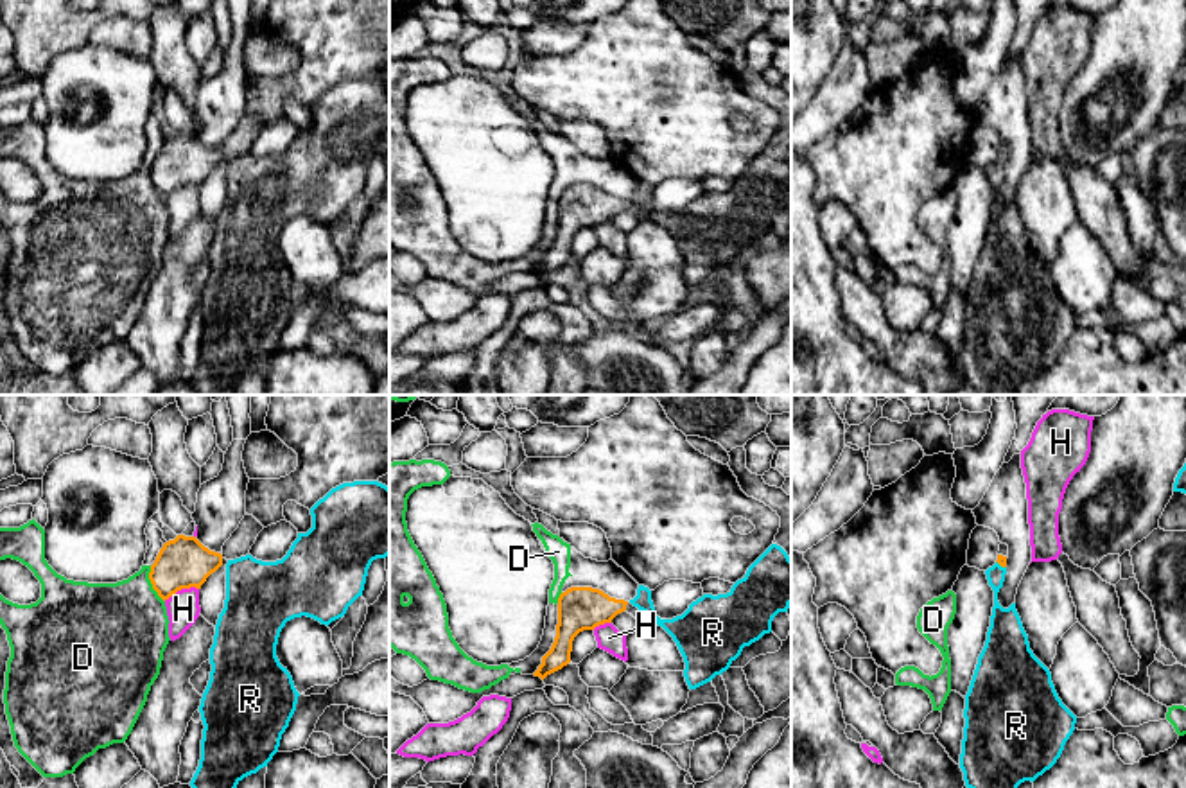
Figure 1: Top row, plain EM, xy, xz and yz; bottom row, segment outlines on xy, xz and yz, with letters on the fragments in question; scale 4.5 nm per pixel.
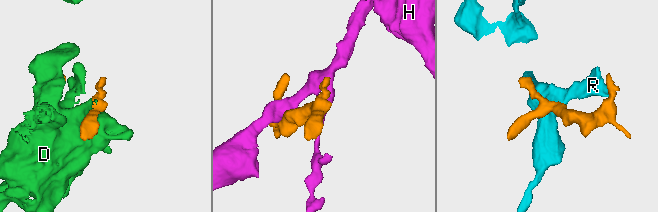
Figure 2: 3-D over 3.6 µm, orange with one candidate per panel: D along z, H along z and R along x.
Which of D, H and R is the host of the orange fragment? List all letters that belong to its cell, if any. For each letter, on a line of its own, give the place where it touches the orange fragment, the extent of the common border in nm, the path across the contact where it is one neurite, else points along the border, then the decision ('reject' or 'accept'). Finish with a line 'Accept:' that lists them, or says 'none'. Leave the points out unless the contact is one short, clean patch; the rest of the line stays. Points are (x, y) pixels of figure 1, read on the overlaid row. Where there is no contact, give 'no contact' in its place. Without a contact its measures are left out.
D: meets orange in xy at (151, 582); contact 180 nm long; reject
H: meets orange in xy at (180, 589); contact 170 nm long; reject
R: meets orange in yz at (1002, 566); contact 60 nm long; border along yz (996, 560), (1005, 568); reject
Accept: none

